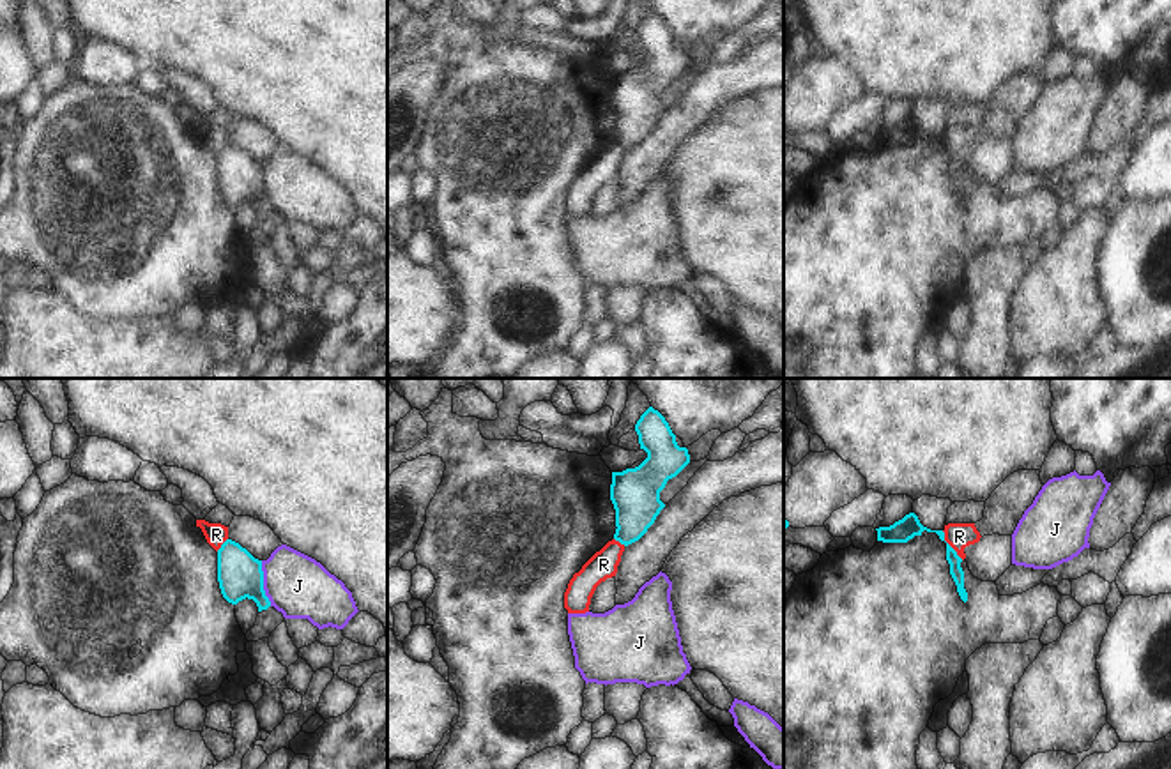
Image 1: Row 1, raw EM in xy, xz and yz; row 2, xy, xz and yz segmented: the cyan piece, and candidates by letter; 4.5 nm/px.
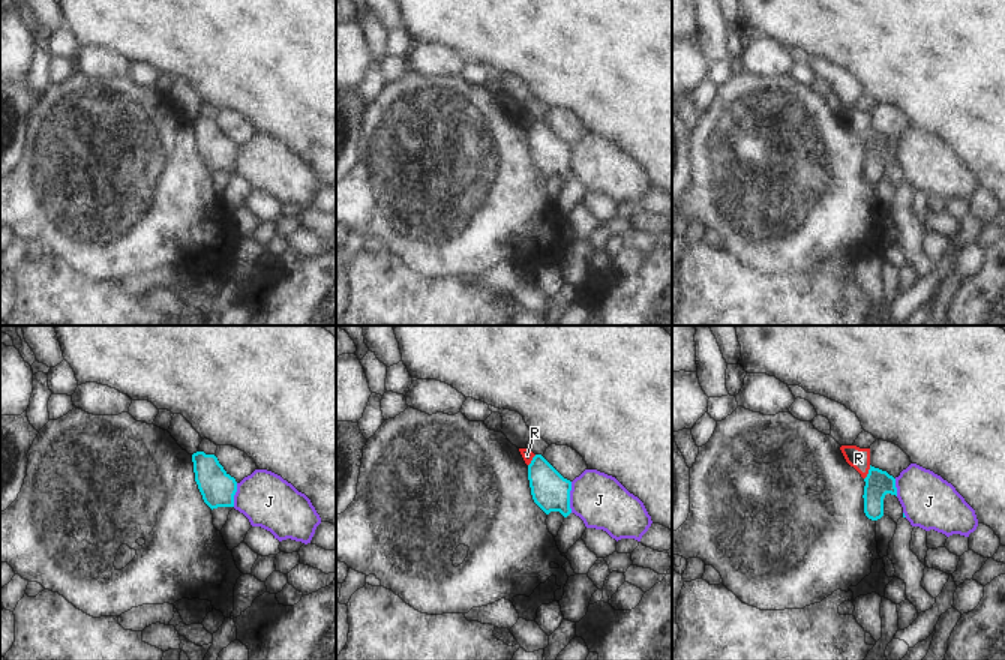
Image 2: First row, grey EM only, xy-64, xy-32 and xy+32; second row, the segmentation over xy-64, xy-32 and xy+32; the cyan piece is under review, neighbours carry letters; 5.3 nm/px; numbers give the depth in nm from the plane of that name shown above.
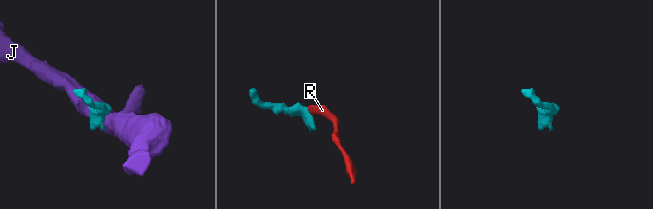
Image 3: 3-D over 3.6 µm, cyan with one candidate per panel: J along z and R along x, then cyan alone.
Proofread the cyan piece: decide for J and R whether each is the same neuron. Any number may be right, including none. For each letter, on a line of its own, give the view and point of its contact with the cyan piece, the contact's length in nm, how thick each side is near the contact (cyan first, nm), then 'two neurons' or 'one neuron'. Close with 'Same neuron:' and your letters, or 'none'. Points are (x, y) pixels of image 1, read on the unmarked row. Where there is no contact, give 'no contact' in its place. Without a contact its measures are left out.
J: meets cyan in xy at (262, 188); contact 220 nm long; 200 nm thick on the cyan side, 280 nm on the other; two neurons
R: meets cyan in yz at (949, 149); contact 170 nm long; 100 nm thick on the cyan side, 120 nm on the other; two neurons
Same neuron: none

